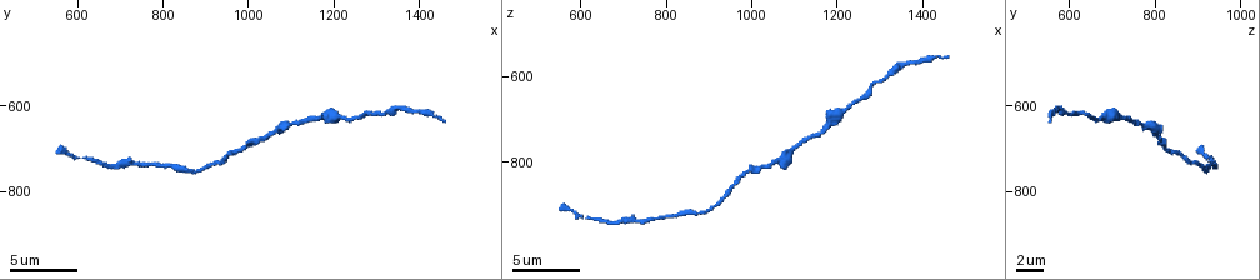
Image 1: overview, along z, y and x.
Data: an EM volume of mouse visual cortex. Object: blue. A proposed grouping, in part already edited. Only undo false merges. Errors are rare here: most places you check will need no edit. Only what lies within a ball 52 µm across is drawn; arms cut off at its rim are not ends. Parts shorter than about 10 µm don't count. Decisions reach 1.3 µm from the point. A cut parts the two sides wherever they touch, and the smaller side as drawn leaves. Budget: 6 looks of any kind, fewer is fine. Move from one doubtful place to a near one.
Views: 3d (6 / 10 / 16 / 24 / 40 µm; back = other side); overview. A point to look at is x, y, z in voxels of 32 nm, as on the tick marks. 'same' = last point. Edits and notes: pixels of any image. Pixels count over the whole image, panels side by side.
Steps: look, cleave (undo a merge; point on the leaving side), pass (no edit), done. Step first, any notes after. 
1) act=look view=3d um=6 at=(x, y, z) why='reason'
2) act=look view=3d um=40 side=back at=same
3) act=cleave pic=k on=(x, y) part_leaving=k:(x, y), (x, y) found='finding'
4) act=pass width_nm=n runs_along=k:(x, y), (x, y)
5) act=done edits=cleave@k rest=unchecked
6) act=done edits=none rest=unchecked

act=look view=3d um=10 at=(1030, 675, 815)

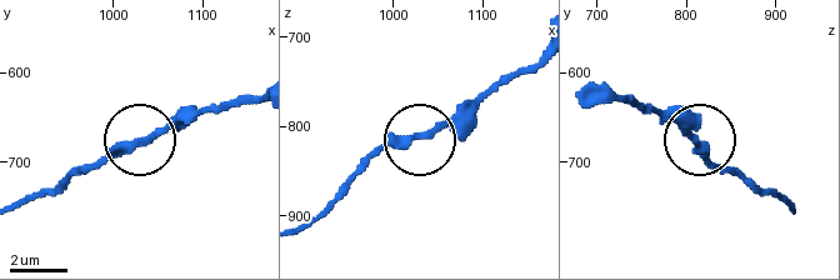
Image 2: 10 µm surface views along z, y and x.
act=look view=3d um=6 at=(1030, 680, 815)

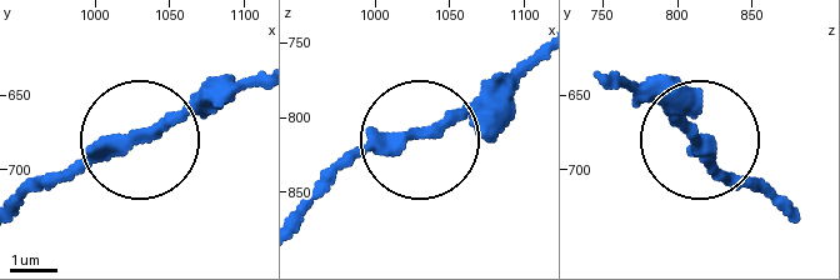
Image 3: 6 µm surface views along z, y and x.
act=pass runs_along=3:(411, 130), (431, 134), (499, 83) found='one cell here'

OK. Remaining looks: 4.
act=look view=3d um=10 at=(890, 750, 915) why='sudden change in width'

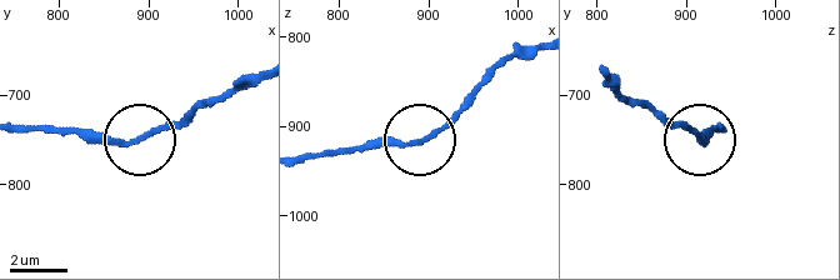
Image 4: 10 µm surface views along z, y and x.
act=pass width_nm=180 found='one cell here'

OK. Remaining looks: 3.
act=look view=3d um=6 at=(1225, 630, 675) why='thick turns thin'

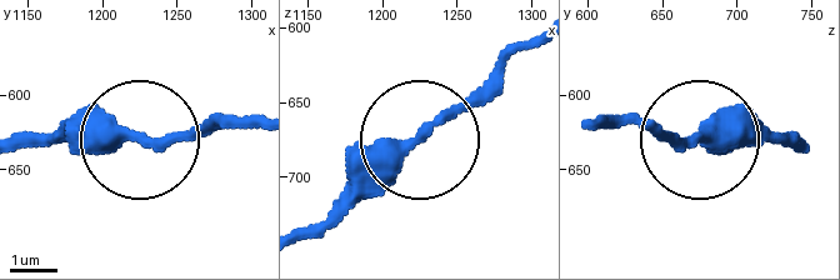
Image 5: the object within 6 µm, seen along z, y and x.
act=pass width_nm=350 runs_along=5:(804, 149), (613, 125) found='all the same cell'

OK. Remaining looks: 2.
act=done edits=none rest=unchecked

